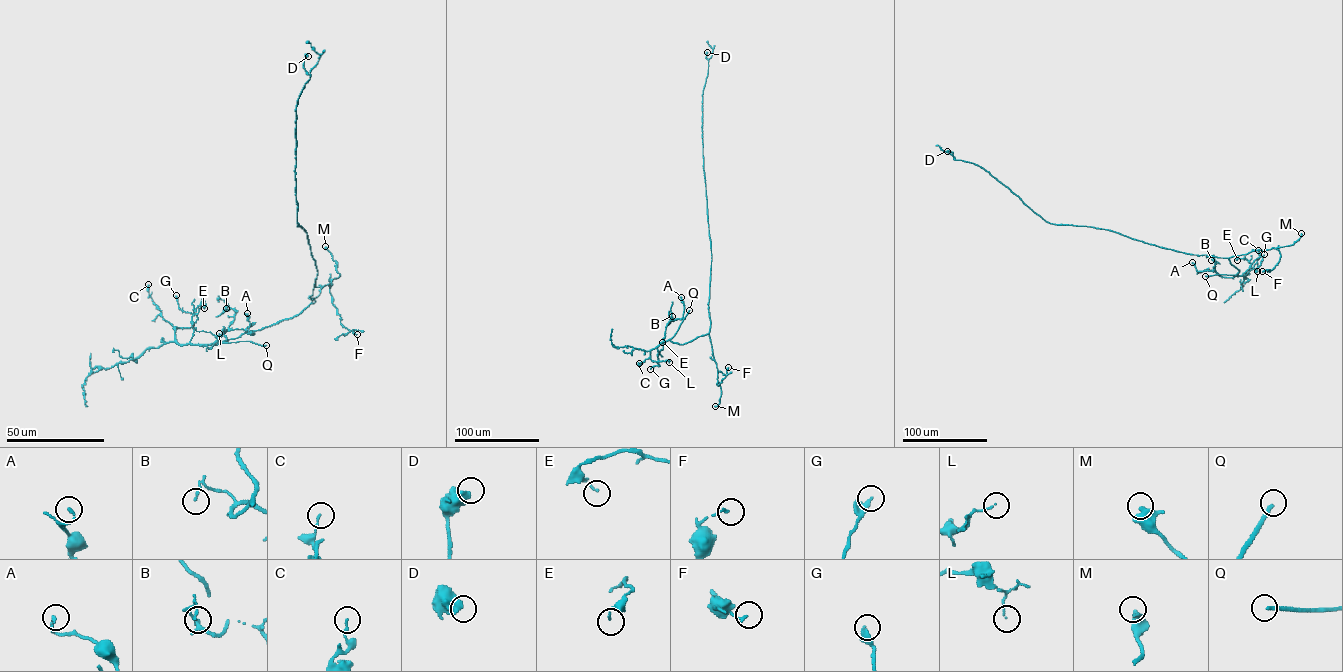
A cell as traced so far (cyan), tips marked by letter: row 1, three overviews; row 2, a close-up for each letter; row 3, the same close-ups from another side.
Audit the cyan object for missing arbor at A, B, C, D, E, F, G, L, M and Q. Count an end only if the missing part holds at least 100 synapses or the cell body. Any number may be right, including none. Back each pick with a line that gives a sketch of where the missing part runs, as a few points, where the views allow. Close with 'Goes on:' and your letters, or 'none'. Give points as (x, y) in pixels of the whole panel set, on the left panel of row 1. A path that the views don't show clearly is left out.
Q: Course of what is missing: (266, 345), (270, 347), (268, 360), (254, 383), (247, 389), (232, 391), (248, 372)
Goes on: Q

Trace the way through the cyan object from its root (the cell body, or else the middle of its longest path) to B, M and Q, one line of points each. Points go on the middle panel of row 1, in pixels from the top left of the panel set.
B: (710, 240), (709, 333), (683, 344), (665, 341), (667, 324), (676, 320), (672, 316)
M: (710, 240), (709, 335), (721, 391), (719, 403), (715, 406)
Q: (710, 240), (709, 333), (683, 344), (672, 342), (669, 339), (689, 310)

